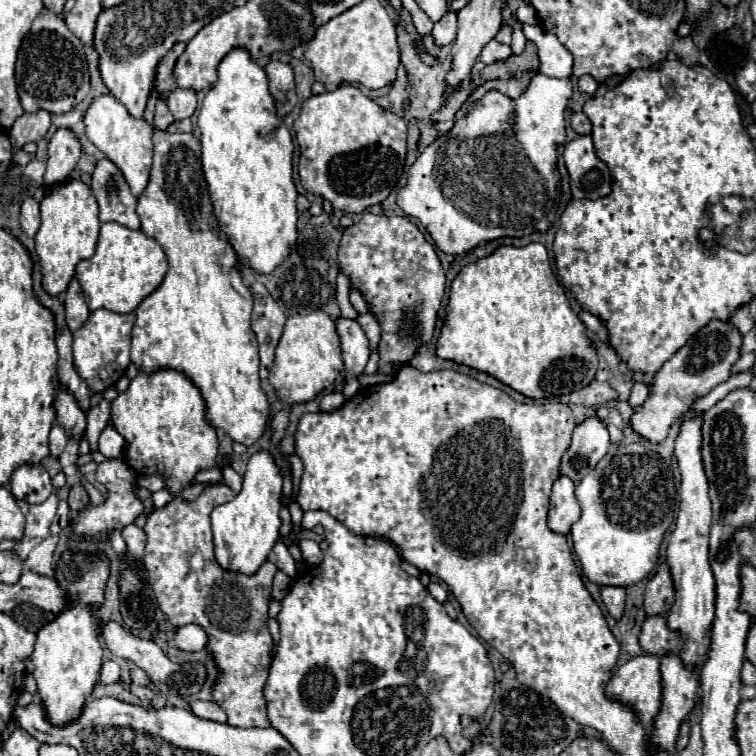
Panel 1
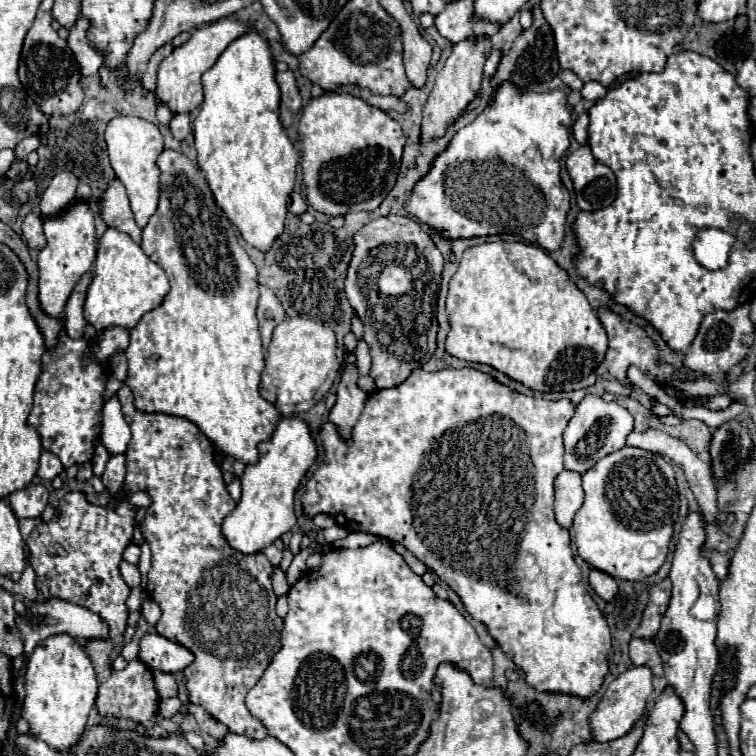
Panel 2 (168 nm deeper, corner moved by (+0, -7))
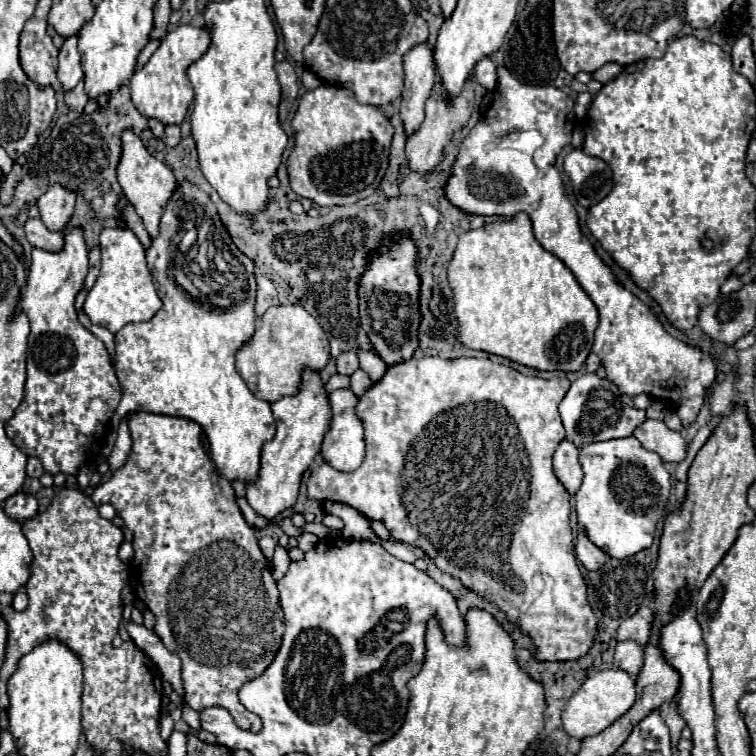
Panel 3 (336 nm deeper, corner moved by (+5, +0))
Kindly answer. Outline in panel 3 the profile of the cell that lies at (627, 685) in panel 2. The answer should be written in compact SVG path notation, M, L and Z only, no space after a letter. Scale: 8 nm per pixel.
M608 669L600 671L594 677L590 677L578 691L576 695L568 701L564 713L562 713L562 723L564 729L570 737L576 739L586 739L592 735L602 733L606 727L610 727L614 721L618 721L636 701L636 679L622 669Z

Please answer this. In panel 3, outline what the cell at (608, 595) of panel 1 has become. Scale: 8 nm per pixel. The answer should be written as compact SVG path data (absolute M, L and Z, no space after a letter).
M580 533L580 537L578 537L576 557L578 557L578 561L580 561L588 571L598 571L598 569L602 569L604 563L608 561L608 555L606 555L604 551L600 551L584 533Z

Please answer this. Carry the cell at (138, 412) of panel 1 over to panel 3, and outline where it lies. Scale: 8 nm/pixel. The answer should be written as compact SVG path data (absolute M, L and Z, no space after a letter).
M128 413L126 421L132 435L132 453L124 467L96 487L92 501L98 507L112 503L126 527L134 533L130 585L156 615L154 633L182 659L184 705L194 711L224 707L240 729L258 733L262 721L238 701L238 689L246 681L262 675L278 653L284 635L284 617L280 613L278 589L270 575L268 559L258 547L254 529L246 523L236 505L230 481L218 473L214 461L206 455L200 441L202 427L198 423L156 413Z

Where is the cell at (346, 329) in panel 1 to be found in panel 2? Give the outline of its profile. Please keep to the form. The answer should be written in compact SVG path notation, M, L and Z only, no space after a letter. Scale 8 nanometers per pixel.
M343 354L343 376L337 388L337 402L329 410L329 422L337 428L343 440L351 440L351 430L363 410L365 400L369 398L367 392L357 388L357 366L355 354Z

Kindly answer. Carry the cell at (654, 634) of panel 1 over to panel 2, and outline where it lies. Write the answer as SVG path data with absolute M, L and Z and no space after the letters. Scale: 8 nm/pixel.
M633 638L629 642L629 658L631 658L633 666L647 666L647 668L651 668L653 676L663 676L663 662L651 640Z

